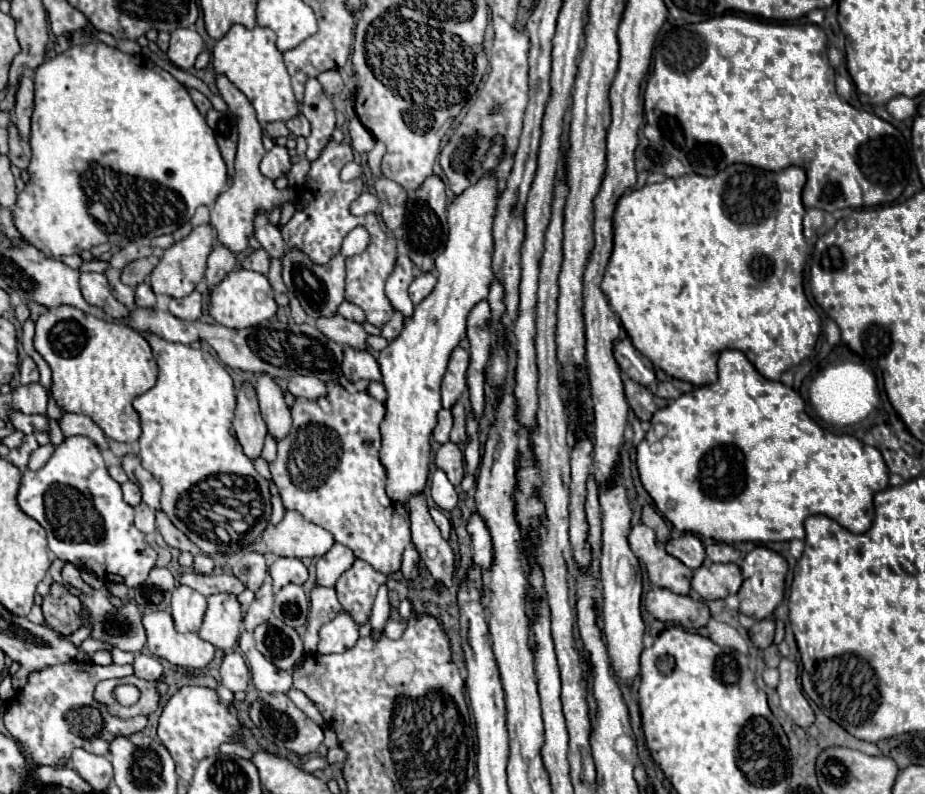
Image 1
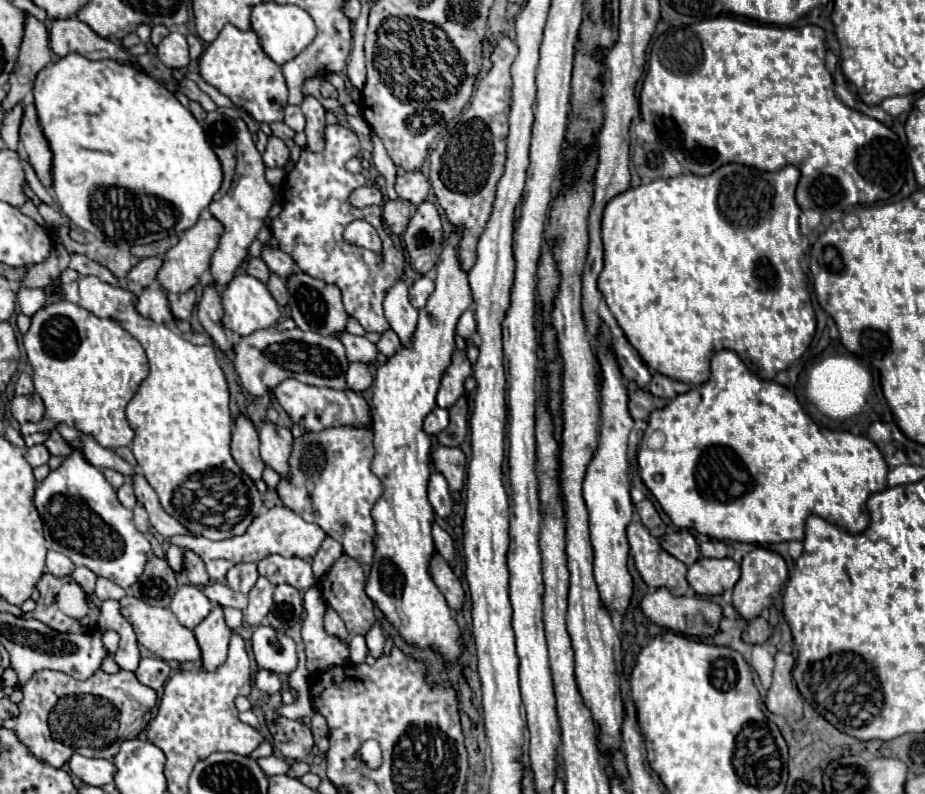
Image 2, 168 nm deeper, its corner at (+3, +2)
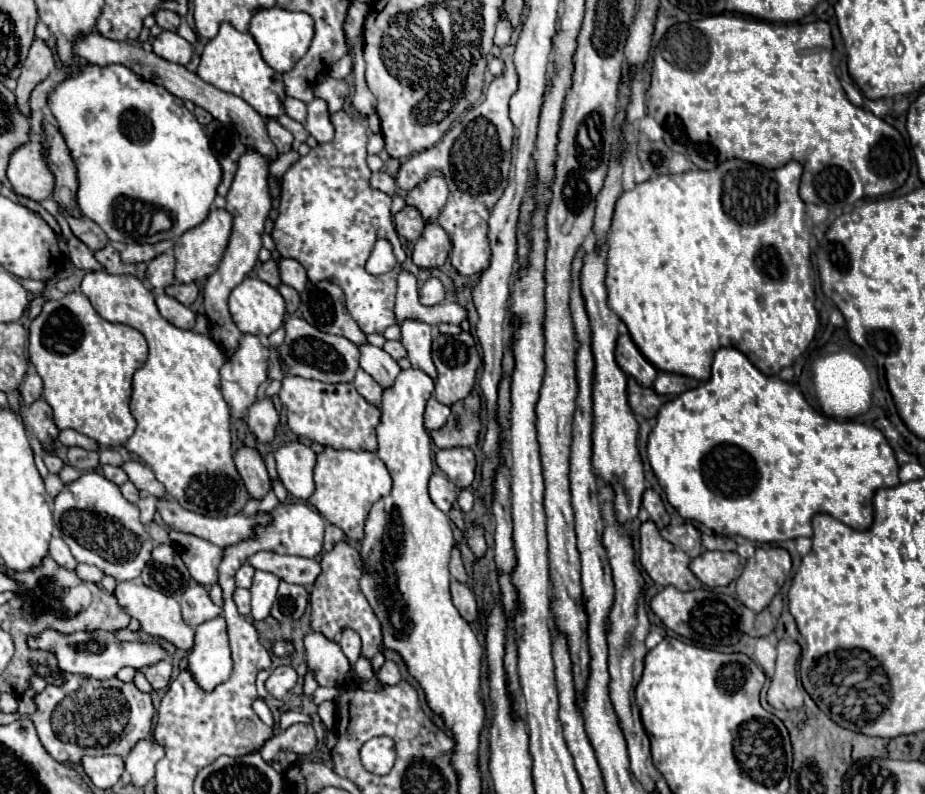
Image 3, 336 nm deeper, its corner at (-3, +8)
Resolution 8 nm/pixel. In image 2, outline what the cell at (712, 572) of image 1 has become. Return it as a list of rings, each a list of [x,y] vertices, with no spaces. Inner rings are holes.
[[[698,558],[688,568],[686,580],[700,596],[722,594],[732,588],[740,578],[740,566],[732,558]]]

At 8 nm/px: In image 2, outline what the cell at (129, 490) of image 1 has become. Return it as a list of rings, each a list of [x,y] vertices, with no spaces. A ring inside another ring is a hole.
[[[126,480],[120,488],[118,488],[118,500],[122,506],[126,506],[128,510],[134,508],[136,504],[136,496],[134,496],[134,490],[132,490],[132,484]]]

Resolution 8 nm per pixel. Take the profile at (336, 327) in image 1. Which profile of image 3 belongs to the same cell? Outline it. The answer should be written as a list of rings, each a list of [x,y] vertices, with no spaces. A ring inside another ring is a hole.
[[[360,344],[360,368],[366,370],[380,386],[392,386],[394,378],[400,372],[400,366],[384,348],[372,346],[372,344]]]

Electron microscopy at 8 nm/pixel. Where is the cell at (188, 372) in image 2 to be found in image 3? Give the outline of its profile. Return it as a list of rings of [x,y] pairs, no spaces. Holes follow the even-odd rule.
[[[104,270],[88,272],[82,280],[82,294],[90,300],[96,312],[108,322],[120,322],[136,328],[146,336],[150,346],[150,356],[146,364],[136,370],[132,384],[130,412],[138,422],[136,432],[124,444],[128,452],[138,454],[156,474],[166,492],[186,510],[200,512],[204,516],[234,516],[242,514],[246,502],[250,500],[244,492],[244,482],[236,472],[232,458],[232,434],[230,434],[230,408],[220,390],[220,366],[226,356],[216,346],[210,336],[196,334],[192,330],[182,330],[164,320],[154,304],[154,294],[142,286],[136,276],[114,276]]]

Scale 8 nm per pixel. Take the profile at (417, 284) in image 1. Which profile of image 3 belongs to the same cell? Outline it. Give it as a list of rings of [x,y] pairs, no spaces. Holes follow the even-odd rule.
[[[430,276],[430,278],[422,284],[422,288],[420,288],[420,302],[422,302],[424,306],[436,306],[436,304],[440,304],[442,300],[444,300],[444,286],[442,286],[442,282],[440,282],[438,278]]]

